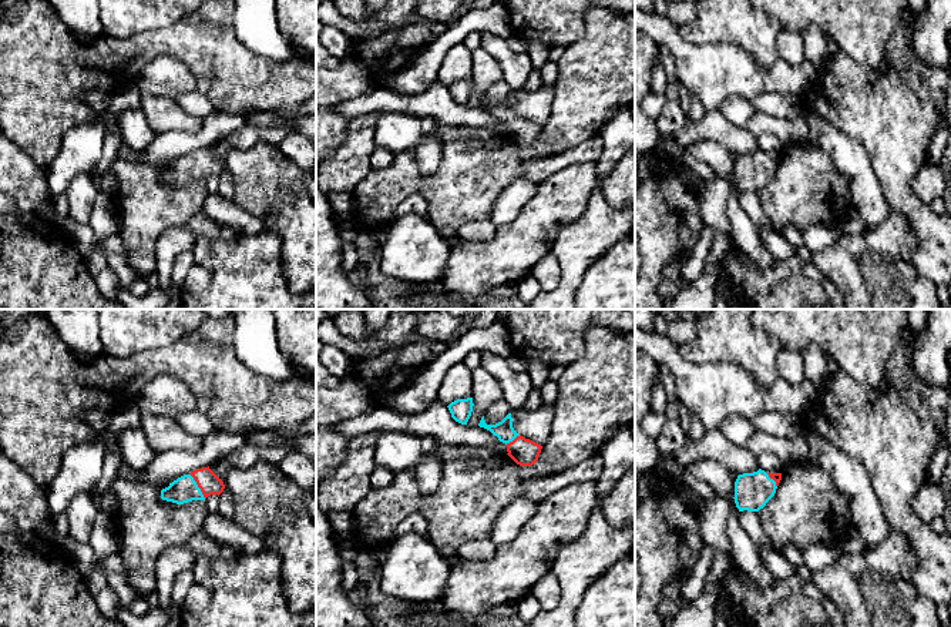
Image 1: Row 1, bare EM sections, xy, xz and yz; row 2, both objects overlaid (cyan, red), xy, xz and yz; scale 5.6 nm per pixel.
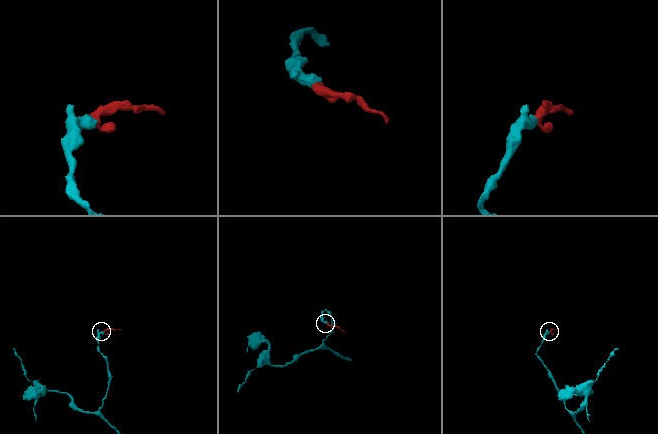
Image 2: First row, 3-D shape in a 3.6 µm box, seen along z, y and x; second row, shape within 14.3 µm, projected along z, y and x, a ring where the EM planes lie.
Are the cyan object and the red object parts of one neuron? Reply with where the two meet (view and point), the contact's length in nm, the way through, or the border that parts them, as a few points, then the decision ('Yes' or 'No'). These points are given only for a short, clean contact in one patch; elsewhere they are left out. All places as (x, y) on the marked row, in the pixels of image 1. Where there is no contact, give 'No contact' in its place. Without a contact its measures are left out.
Touches cyan at xy (197, 486). Shared border 170 nm. Path across: xy (184, 489), (197, 486), (208, 482). Yes

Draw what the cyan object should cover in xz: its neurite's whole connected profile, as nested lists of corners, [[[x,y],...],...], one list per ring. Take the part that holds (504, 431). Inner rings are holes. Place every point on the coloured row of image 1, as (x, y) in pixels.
[[[511,413],[495,425],[487,425],[483,416],[478,426],[490,430],[500,442],[505,443],[507,455],[517,465],[532,466],[538,460],[542,446],[525,439],[514,430]]]

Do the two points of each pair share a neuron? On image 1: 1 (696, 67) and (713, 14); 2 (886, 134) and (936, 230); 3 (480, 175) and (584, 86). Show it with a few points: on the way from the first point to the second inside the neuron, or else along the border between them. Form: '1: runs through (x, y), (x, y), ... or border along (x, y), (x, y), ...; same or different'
1: border along (679, 29), (685, 39), (695, 43), (736, 46); different
2: runs through (896, 158), (897, 188), (911, 207); same
3: runs through (510, 157), (538, 150), (573, 116); same

